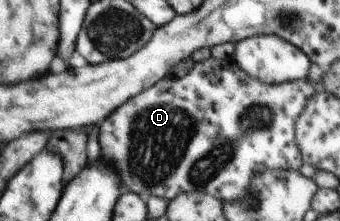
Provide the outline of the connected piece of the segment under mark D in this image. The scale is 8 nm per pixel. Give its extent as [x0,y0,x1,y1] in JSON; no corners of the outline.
[99,56,315,202]

